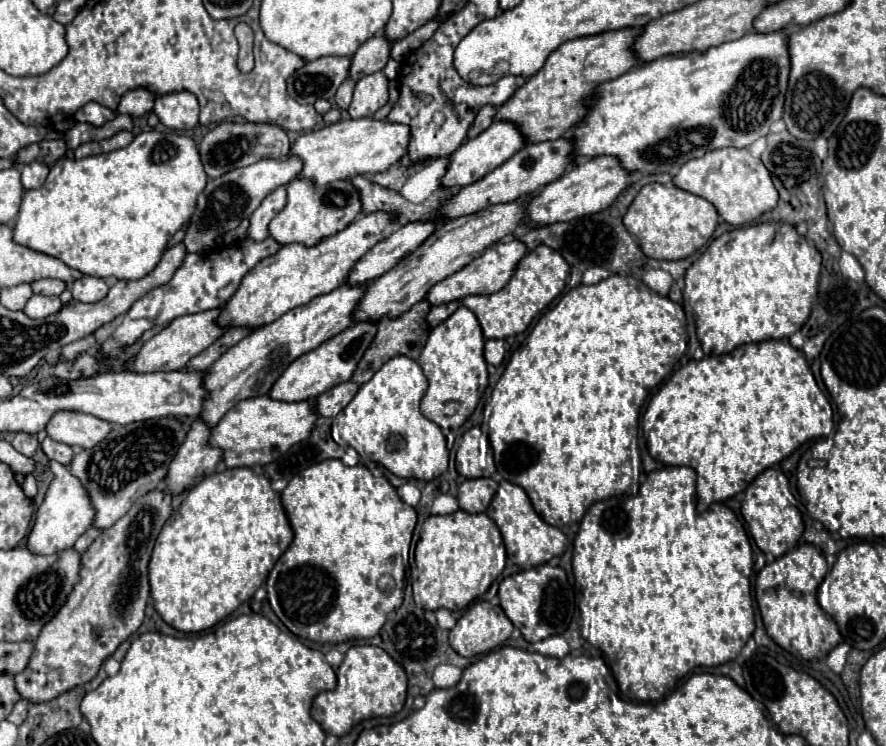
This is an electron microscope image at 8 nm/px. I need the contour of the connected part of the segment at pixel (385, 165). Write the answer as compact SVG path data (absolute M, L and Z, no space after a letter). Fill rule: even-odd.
M372 118L344 120L300 134L290 148L290 156L298 156L304 162L302 172L296 178L310 180L320 188L328 182L354 178L358 174L376 174L388 170L392 164L404 158L408 140L410 128L404 124L390 124L386 120L378 122Z

